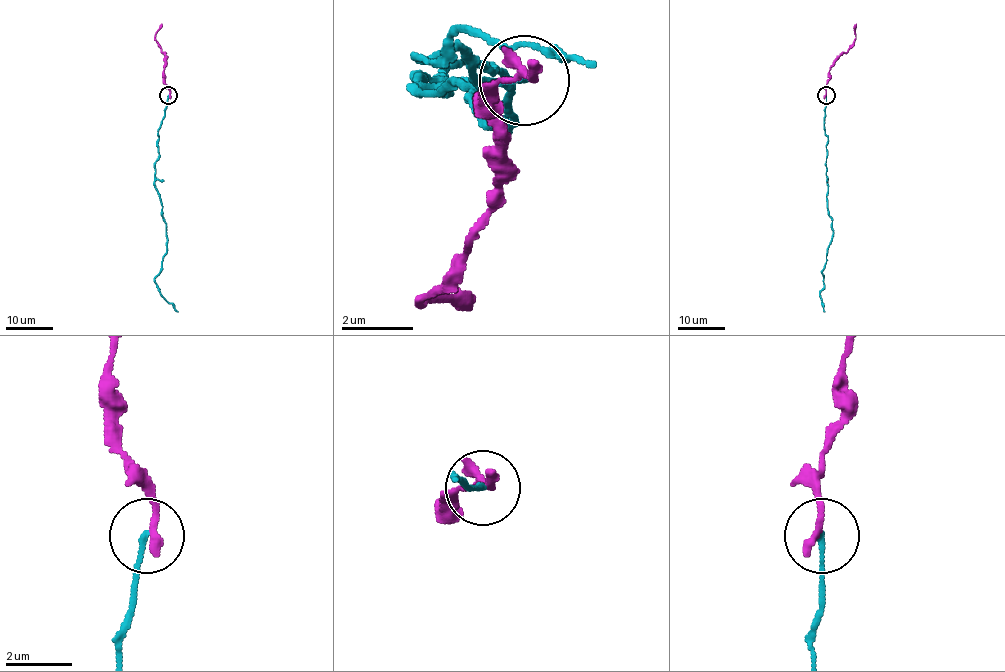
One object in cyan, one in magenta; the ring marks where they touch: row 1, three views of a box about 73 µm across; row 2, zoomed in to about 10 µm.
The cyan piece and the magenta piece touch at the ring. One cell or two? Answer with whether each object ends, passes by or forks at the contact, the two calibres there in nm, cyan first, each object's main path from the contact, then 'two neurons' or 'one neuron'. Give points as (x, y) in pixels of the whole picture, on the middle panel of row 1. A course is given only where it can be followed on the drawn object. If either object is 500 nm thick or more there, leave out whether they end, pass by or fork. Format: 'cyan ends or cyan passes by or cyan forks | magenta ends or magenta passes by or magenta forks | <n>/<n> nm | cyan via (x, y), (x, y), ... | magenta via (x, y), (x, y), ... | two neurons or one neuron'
cyan ends | magenta ends | 160/280 nm | cyan via (522, 82), (414, 91), (468, 82), (504, 127), (513, 91), (414, 55), (459, 28), (594, 64) | magenta via (531, 73), (486, 100), (495, 208), (423, 298), (423, 307), (468, 307) | two neurons

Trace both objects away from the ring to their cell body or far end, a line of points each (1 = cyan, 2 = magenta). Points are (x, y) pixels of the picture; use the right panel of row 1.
1: (826, 96), (826, 205), (832, 224), (831, 242), (822, 272), (824, 287), (819, 294), (824, 312)
2: (825, 96), (830, 66), (855, 39), (856, 24)

